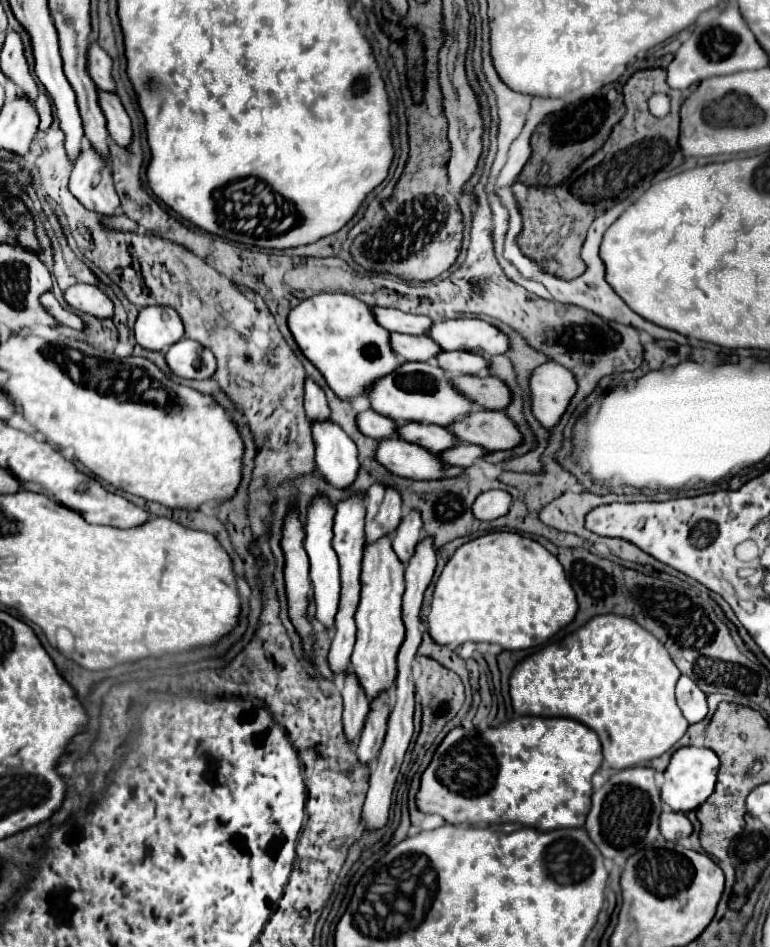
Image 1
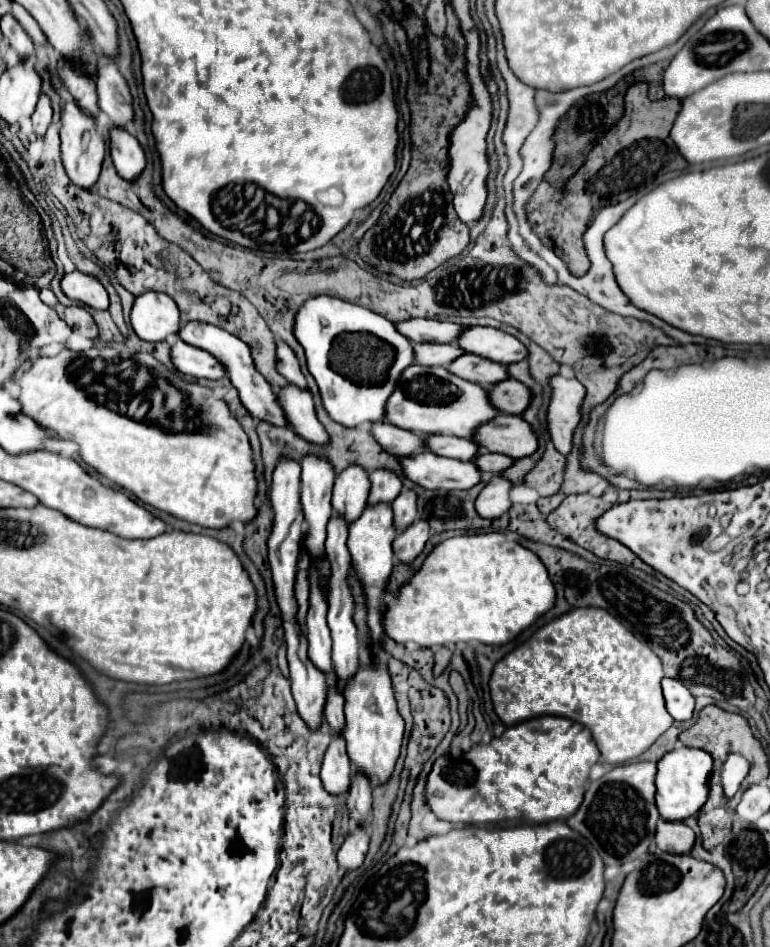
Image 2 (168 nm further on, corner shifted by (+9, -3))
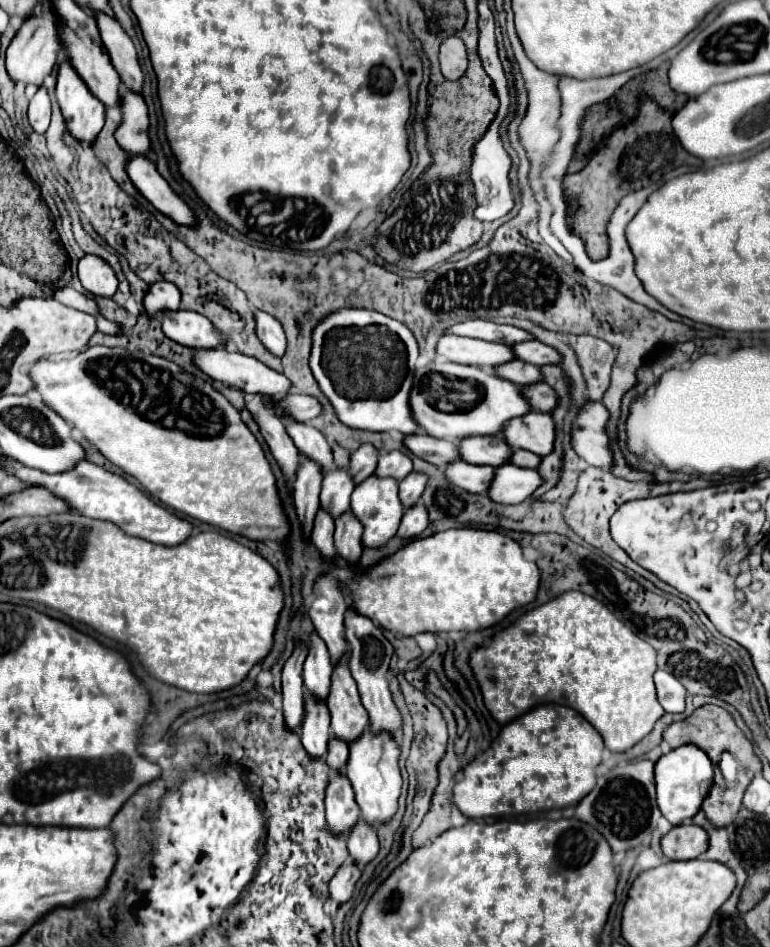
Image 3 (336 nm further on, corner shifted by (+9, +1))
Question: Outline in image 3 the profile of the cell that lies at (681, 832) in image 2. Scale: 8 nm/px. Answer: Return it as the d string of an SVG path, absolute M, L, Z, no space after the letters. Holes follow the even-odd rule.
M685 823L685 825L673 827L667 835L663 835L661 847L665 857L671 857L671 861L697 859L709 849L709 835L703 827Z

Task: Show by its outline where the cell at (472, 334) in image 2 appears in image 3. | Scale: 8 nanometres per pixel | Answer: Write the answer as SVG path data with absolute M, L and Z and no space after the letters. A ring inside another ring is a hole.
M527 341L525 345L513 345L513 351L517 353L519 359L529 361L537 367L543 365L559 365L563 361L561 353L555 351L553 347L541 343L541 341Z

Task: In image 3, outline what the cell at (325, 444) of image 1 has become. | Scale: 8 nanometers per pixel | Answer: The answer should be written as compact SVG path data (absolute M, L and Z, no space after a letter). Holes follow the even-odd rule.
M225 349L201 351L195 357L195 363L209 377L213 377L213 379L217 379L217 381L221 381L221 383L225 383L229 387L237 387L237 389L241 389L245 393L265 393L265 395L271 395L271 397L285 397L289 387L291 387L291 381L285 375L269 369L261 361L257 361L253 357L247 357L247 355L241 355L241 353L229 353Z

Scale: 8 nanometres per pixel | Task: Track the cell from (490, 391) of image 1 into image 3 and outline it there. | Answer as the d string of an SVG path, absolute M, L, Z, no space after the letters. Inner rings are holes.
M547 383L523 389L523 393L525 393L525 397L529 397L529 403L533 405L533 411L551 413L557 407L557 395L551 389L551 385L547 385Z

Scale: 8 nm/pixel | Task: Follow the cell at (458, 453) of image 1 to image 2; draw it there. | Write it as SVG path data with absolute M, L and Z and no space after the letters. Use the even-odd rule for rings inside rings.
M479 453L473 463L477 465L477 469L481 471L495 471L495 473L501 473L503 469L507 469L513 459L509 459L507 455L499 455L499 453Z

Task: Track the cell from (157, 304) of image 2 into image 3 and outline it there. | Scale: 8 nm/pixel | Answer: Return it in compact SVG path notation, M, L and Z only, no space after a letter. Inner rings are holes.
M157 281L151 285L149 293L145 295L143 305L145 309L149 309L149 313L157 315L157 313L163 313L165 309L179 309L179 301L181 301L181 293L175 283Z

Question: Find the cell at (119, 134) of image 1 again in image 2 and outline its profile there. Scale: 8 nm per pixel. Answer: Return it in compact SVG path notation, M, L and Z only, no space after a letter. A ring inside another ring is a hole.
M111 127L109 131L111 137L111 157L115 169L121 173L121 177L133 181L143 167L145 167L145 153L139 145L139 141L123 127Z

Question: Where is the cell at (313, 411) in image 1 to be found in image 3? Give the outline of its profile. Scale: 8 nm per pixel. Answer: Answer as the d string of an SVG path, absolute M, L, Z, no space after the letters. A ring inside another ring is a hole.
M253 309L253 317L255 317L255 333L261 339L261 343L277 357L283 357L287 341L285 341L281 323L275 317L271 317L269 313L259 311L259 309Z

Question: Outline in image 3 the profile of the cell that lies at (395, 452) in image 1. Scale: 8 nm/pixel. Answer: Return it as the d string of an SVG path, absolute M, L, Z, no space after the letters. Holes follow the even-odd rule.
M457 461L453 465L447 465L447 477L453 481L453 485L469 491L469 493L487 493L495 469L489 465L471 465L465 461Z

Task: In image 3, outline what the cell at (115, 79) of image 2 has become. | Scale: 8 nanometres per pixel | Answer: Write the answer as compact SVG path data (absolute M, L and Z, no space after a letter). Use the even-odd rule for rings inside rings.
M129 91L123 93L121 111L123 111L123 123L115 133L117 143L121 145L123 151L131 155L151 157L153 147L149 139L149 111L143 97L137 97L137 93Z

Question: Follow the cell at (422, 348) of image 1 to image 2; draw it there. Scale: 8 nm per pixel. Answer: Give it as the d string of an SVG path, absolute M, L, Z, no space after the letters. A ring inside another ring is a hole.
M413 343L413 351L415 351L415 363L419 365L439 365L439 367L447 367L449 361L457 359L459 355L463 355L461 349L457 349L455 345L441 345L441 343Z

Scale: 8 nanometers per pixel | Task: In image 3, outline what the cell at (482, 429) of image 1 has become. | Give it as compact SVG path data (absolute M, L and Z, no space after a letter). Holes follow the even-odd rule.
M533 411L527 417L513 419L503 437L513 449L527 449L545 457L555 447L555 421L549 413Z

